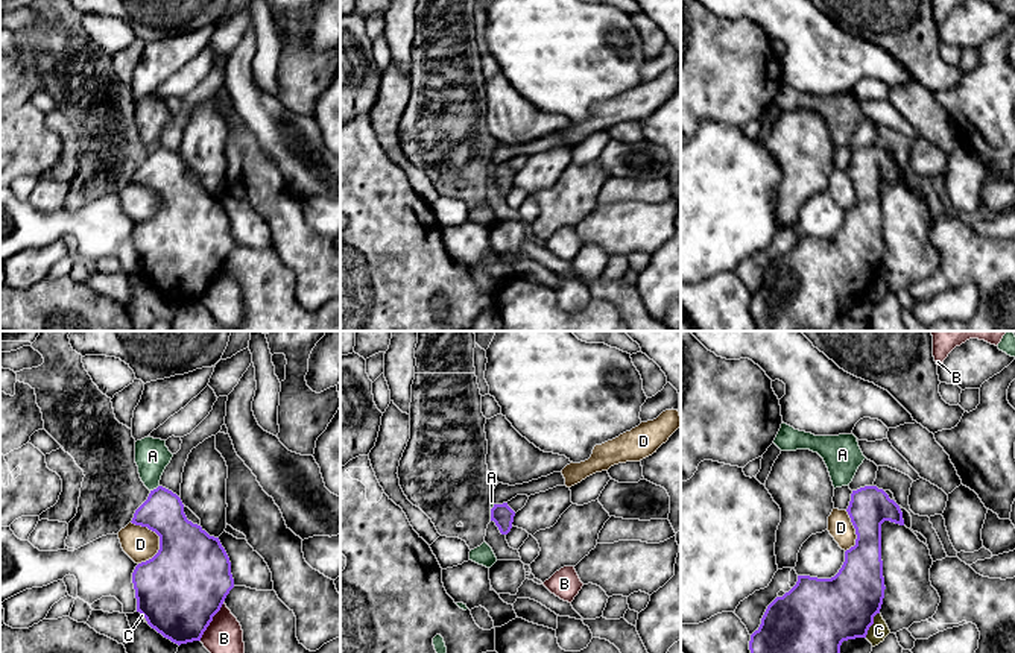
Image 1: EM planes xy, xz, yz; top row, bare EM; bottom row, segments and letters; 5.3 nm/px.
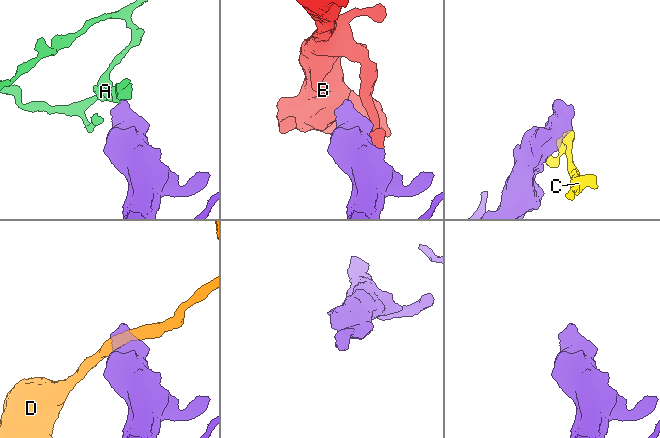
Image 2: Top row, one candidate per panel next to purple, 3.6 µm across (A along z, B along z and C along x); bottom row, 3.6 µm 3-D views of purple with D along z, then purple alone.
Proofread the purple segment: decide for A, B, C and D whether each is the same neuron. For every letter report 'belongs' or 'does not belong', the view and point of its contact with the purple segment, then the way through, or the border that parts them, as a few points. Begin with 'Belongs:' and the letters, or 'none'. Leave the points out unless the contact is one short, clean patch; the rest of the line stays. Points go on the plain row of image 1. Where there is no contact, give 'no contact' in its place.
Belongs: none
A: does not belong; contact xy (154, 149); border xy (158, 145), (151, 151)
B: does not belong; contact xy (211, 280)
C: does not belong; contact yz (872, 283)
D: does not belong; contact xy (160, 199)

